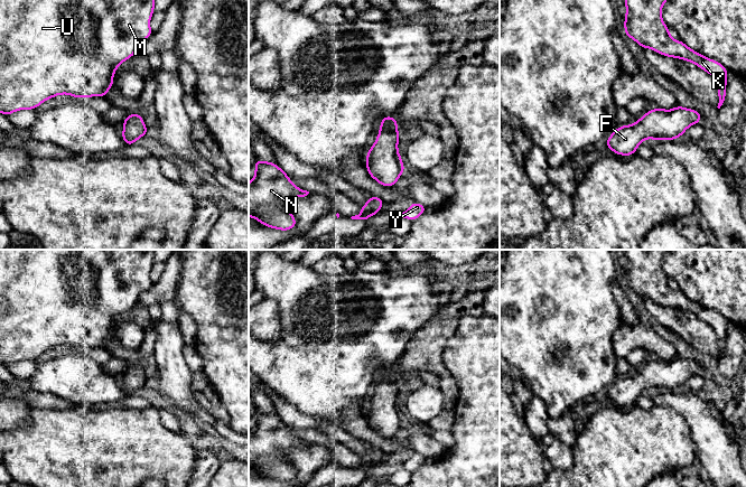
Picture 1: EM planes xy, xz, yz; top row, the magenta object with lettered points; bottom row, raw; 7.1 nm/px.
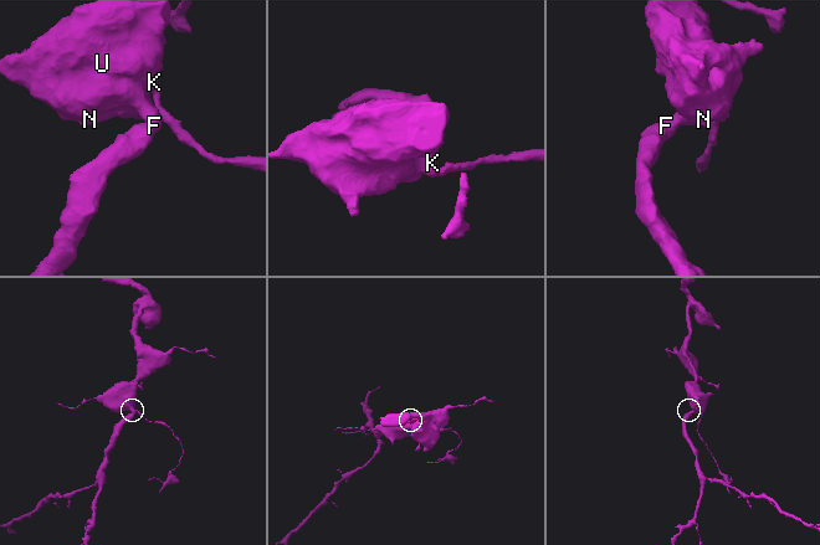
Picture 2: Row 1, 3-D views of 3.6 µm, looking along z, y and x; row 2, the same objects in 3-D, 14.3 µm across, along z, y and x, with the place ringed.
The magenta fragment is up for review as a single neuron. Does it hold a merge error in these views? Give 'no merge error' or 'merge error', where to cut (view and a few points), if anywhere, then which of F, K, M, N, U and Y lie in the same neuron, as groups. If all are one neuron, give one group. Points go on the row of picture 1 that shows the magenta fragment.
no merge error | no cut | F K M N U Y

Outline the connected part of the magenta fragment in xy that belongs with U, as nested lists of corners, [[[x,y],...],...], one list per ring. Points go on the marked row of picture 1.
[[[0,0],[0,112],[8,118],[15,111],[36,110],[46,100],[60,94],[67,94],[78,100],[93,96],[106,97],[106,92],[114,87],[113,77],[119,65],[131,58],[139,49],[139,46],[153,34],[150,28],[150,19],[153,12],[155,0]]]

